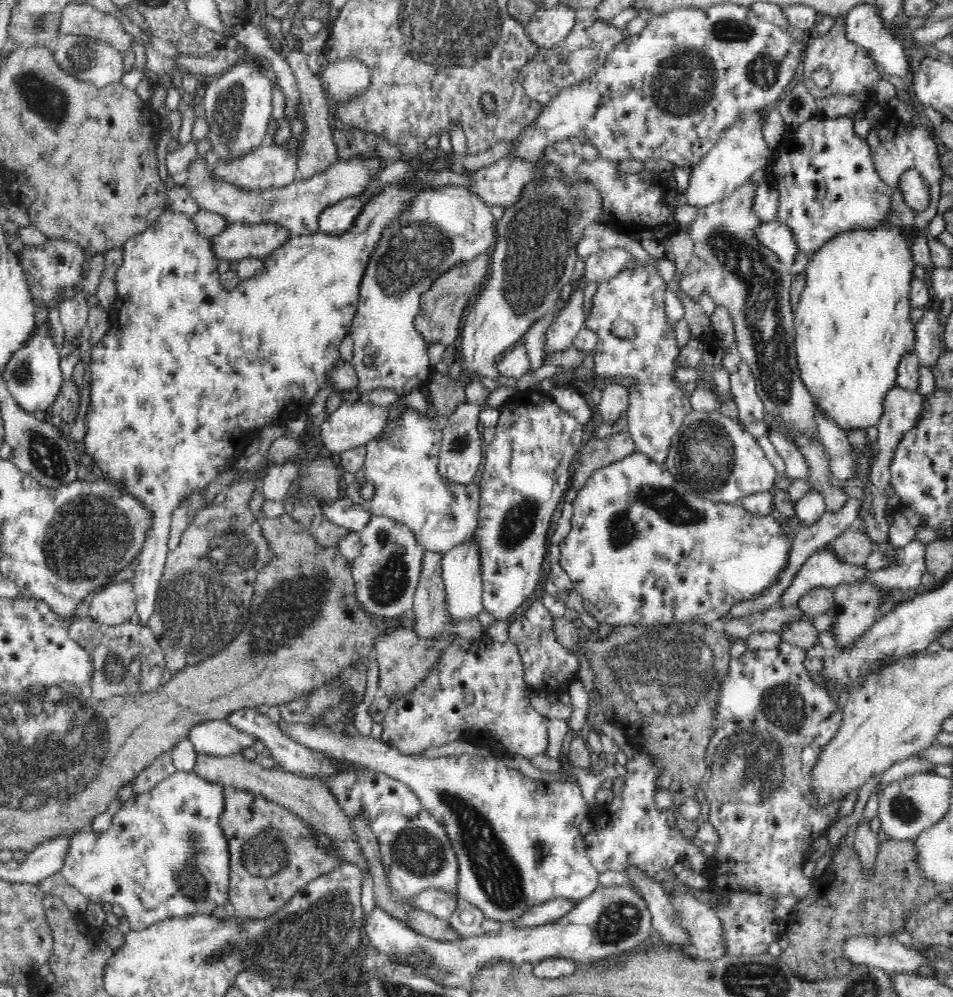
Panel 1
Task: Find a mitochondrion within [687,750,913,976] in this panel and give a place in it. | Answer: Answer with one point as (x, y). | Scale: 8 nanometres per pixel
(859, 915)

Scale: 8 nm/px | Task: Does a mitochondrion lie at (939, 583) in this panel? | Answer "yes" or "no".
no

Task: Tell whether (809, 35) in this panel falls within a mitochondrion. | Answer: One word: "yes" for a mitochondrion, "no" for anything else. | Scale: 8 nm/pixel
no

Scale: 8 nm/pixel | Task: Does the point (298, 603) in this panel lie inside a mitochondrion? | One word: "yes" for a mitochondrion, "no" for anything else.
yes

